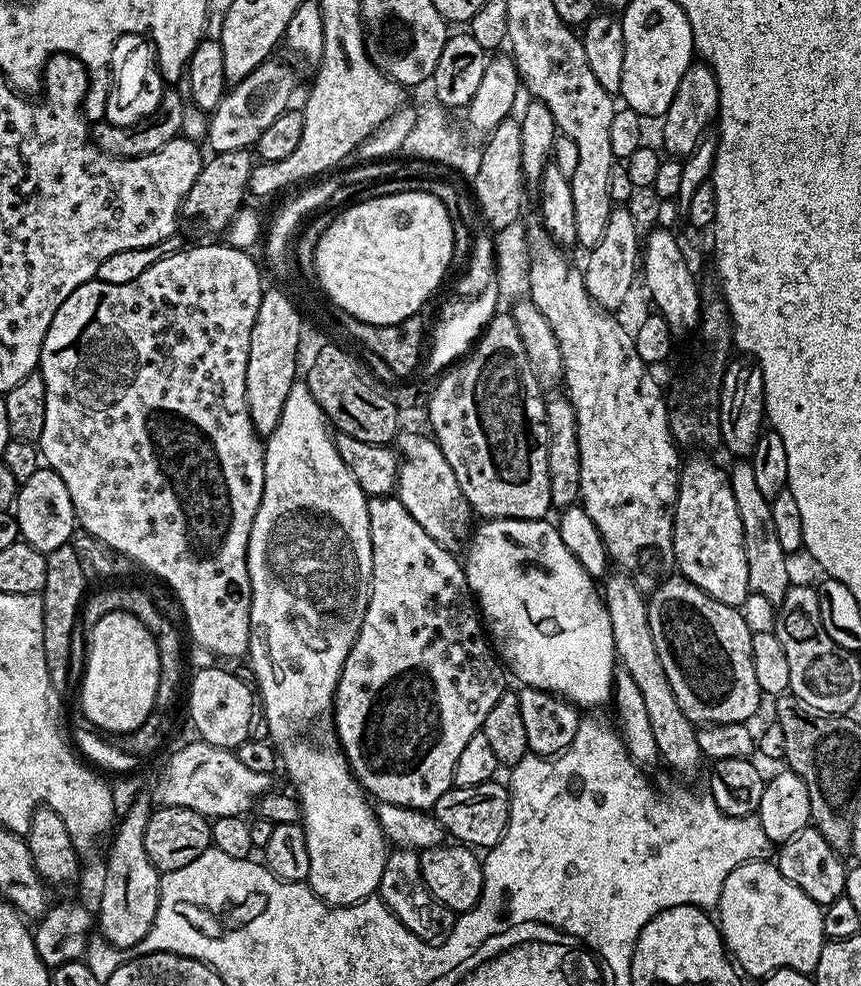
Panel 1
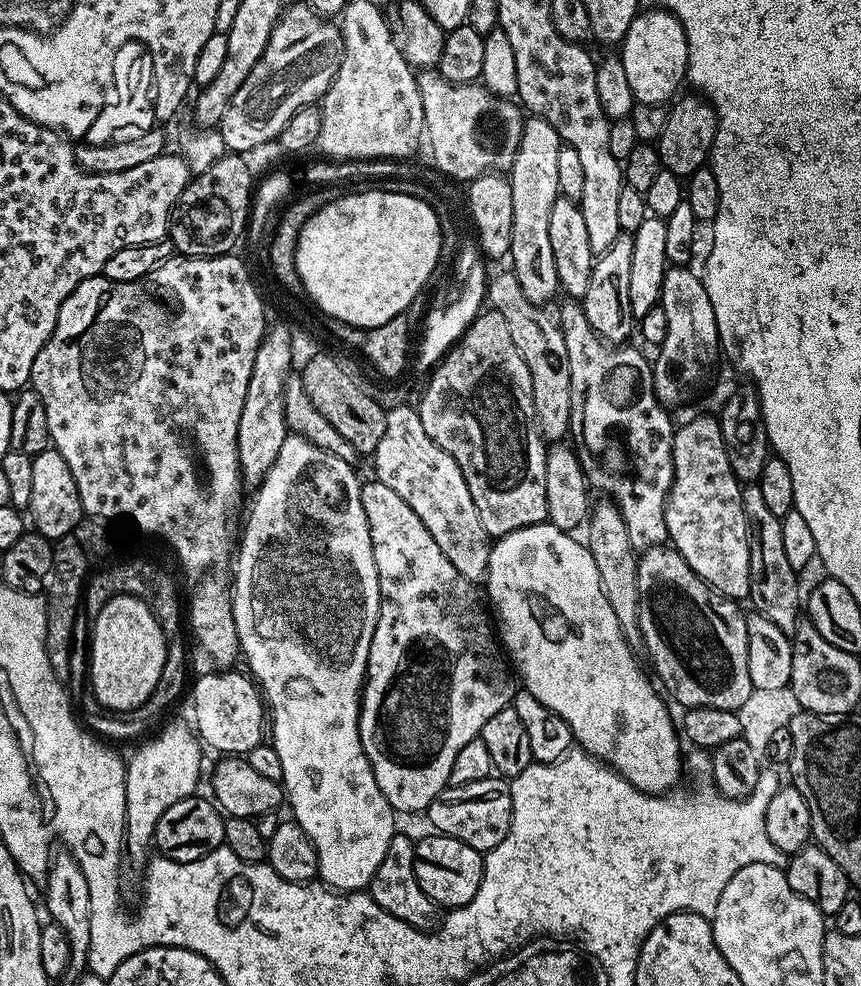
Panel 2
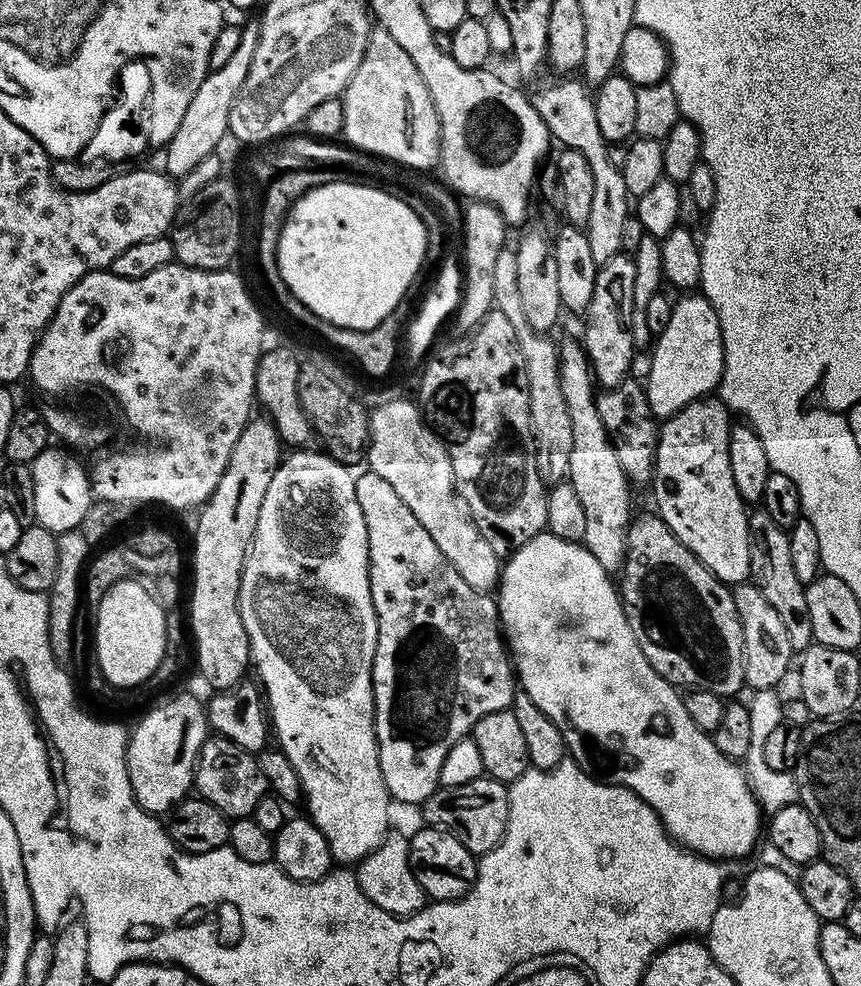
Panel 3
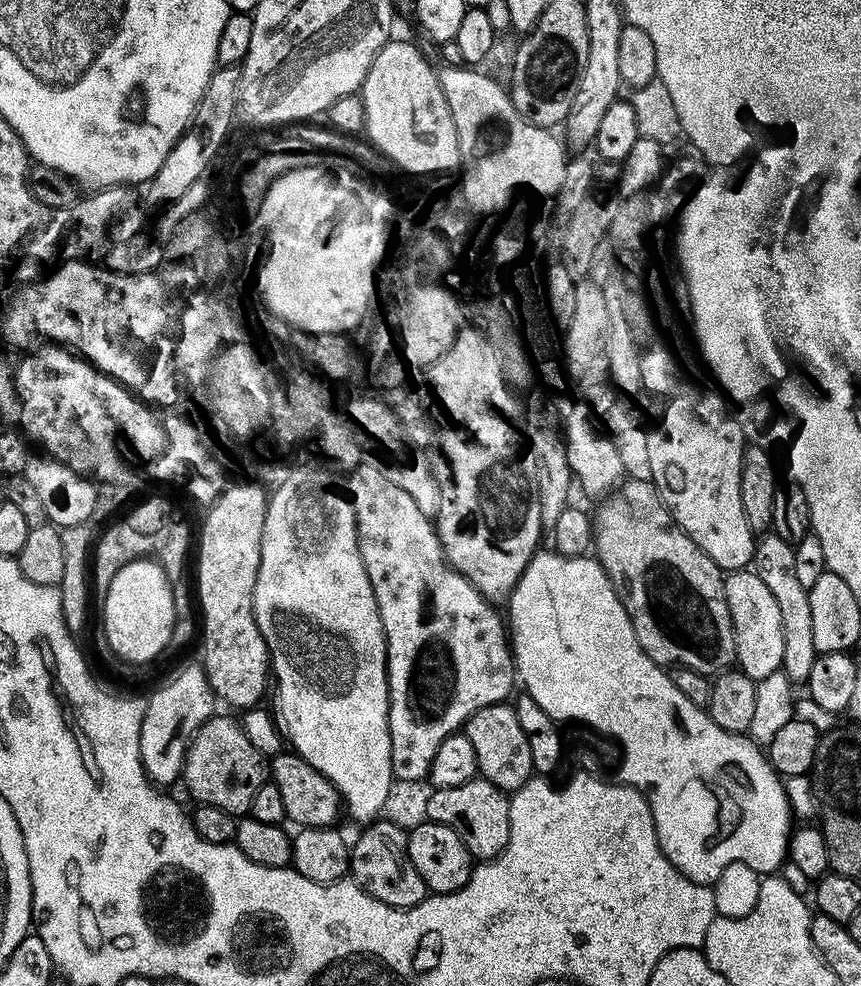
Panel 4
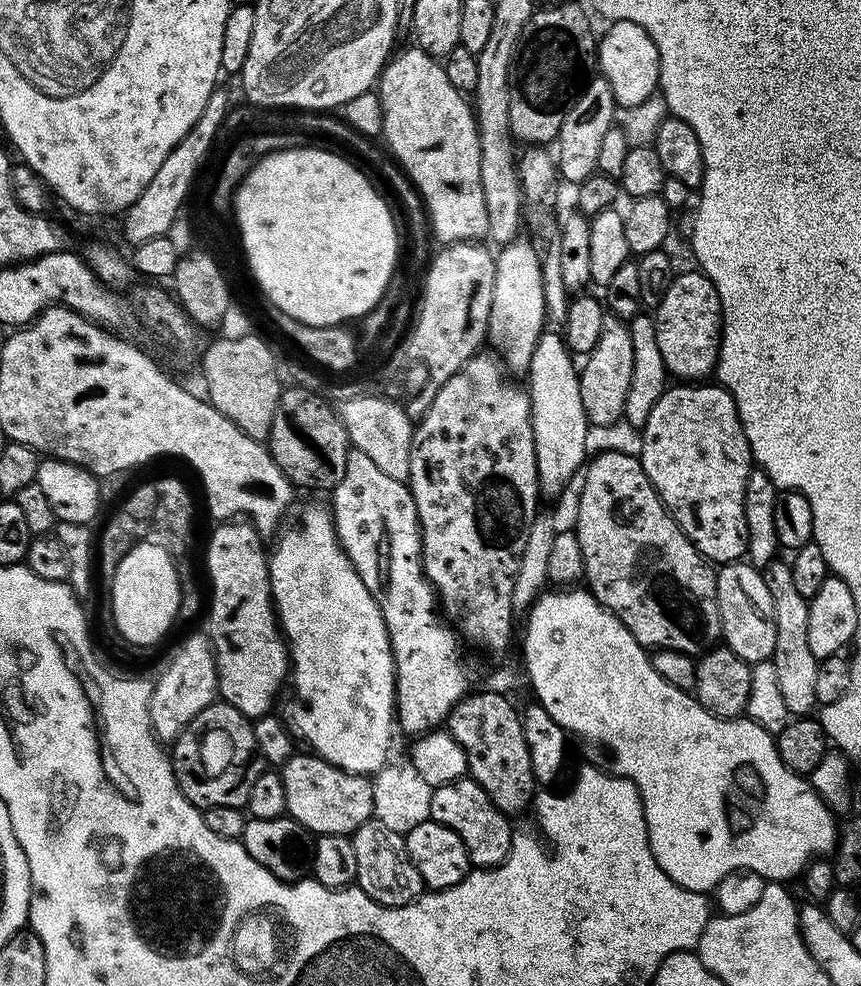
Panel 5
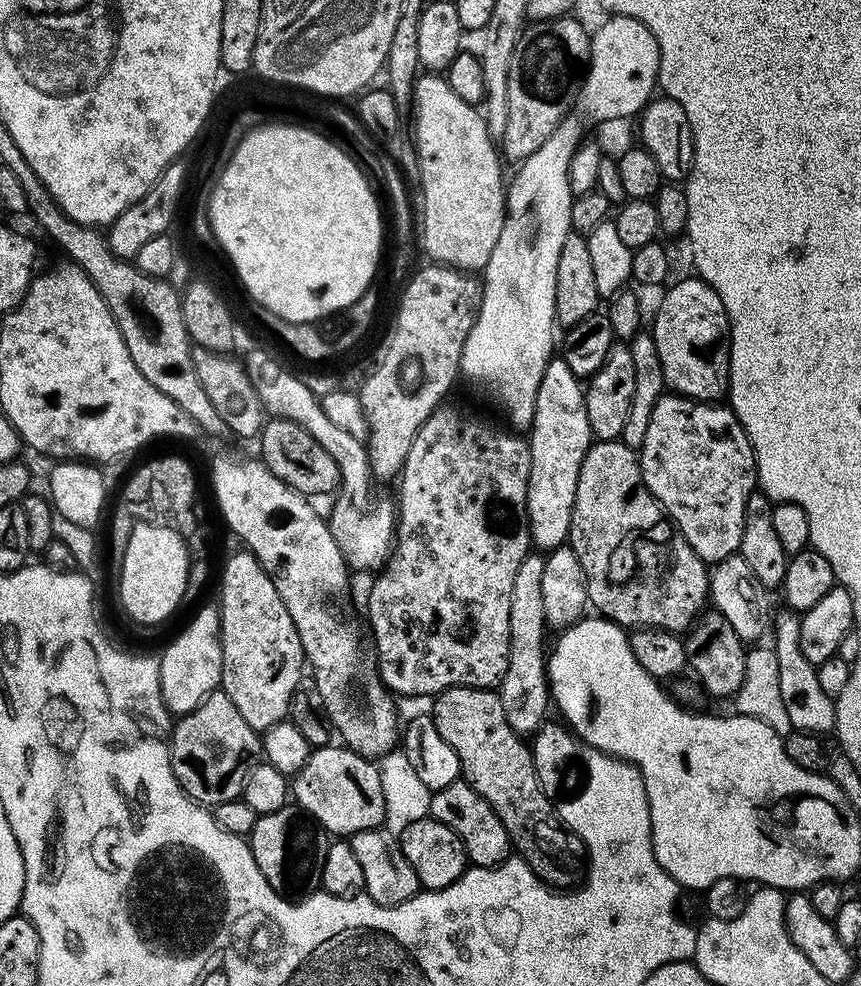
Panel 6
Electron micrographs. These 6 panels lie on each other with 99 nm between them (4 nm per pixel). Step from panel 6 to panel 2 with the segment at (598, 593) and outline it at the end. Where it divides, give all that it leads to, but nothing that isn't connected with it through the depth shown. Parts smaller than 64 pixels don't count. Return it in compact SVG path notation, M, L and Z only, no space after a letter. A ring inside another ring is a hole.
M656 544L653 548L643 549L638 556L638 626L642 630L642 638L644 639L643 651L648 652L648 656L652 659L652 664L656 667L654 676L662 685L663 691L669 697L680 703L681 709L685 708L713 708L714 710L730 710L731 712L740 712L743 703L750 698L753 690L750 682L750 666L748 665L748 621L746 612L743 612L741 605L737 601L724 596L718 590L714 590L714 586L710 586L698 574L694 574L694 570L690 570L690 562L686 562L686 558L682 558L682 554L678 554L676 549L664 544Z

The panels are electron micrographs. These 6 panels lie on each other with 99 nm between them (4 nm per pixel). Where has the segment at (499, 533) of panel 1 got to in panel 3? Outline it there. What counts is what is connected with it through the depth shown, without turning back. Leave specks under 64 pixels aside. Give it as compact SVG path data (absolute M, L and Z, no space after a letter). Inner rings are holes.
M547 530L539 532L534 538L527 540L523 546L515 549L503 561L498 585L499 592L500 626L507 647L514 653L514 668L518 673L519 687L536 703L538 710L547 714L559 728L565 729L569 733L577 732L582 739L589 740L590 743L597 744L601 748L594 749L592 756L596 759L597 766L608 775L605 777L611 783L619 784L621 788L629 788L631 792L642 797L658 814L668 835L681 848L695 852L698 856L709 858L744 856L752 847L754 847L753 849L757 847L756 839L762 836L762 820L760 824L762 805L756 799L756 793L752 791L745 769L737 761L722 754L722 750L718 750L718 746L709 733L694 726L694 718L690 718L690 714L686 714L684 696L667 680L663 680L654 670L654 666L650 666L646 654L642 654L642 650L638 646L638 638L634 638L634 630L630 630L630 622L624 612L624 601L613 577L602 566L598 566L598 558L594 558L594 554L590 554L590 550L586 550L583 543L563 540Z

